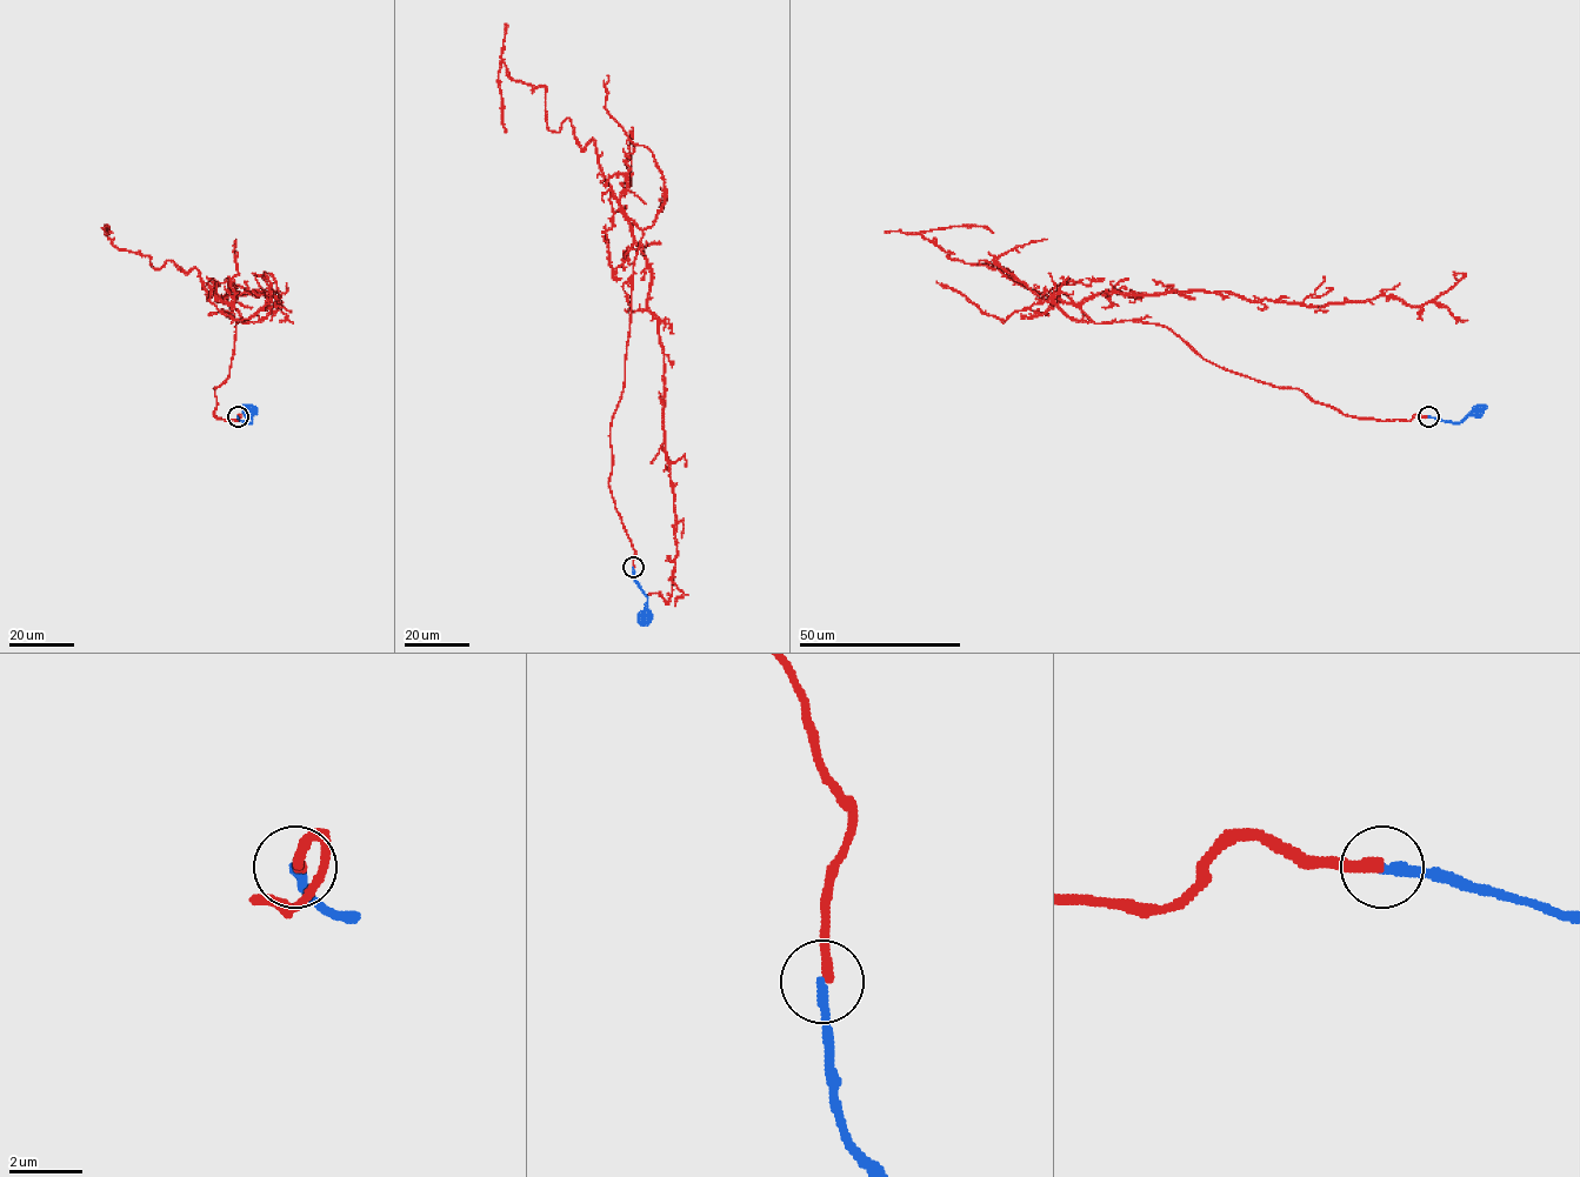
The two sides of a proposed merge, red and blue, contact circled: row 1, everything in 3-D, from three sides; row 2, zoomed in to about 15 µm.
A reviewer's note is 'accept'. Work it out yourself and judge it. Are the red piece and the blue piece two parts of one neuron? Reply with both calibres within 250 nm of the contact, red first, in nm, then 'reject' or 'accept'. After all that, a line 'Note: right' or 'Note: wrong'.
calibres 300 and 280 nm; accept
Note: right

